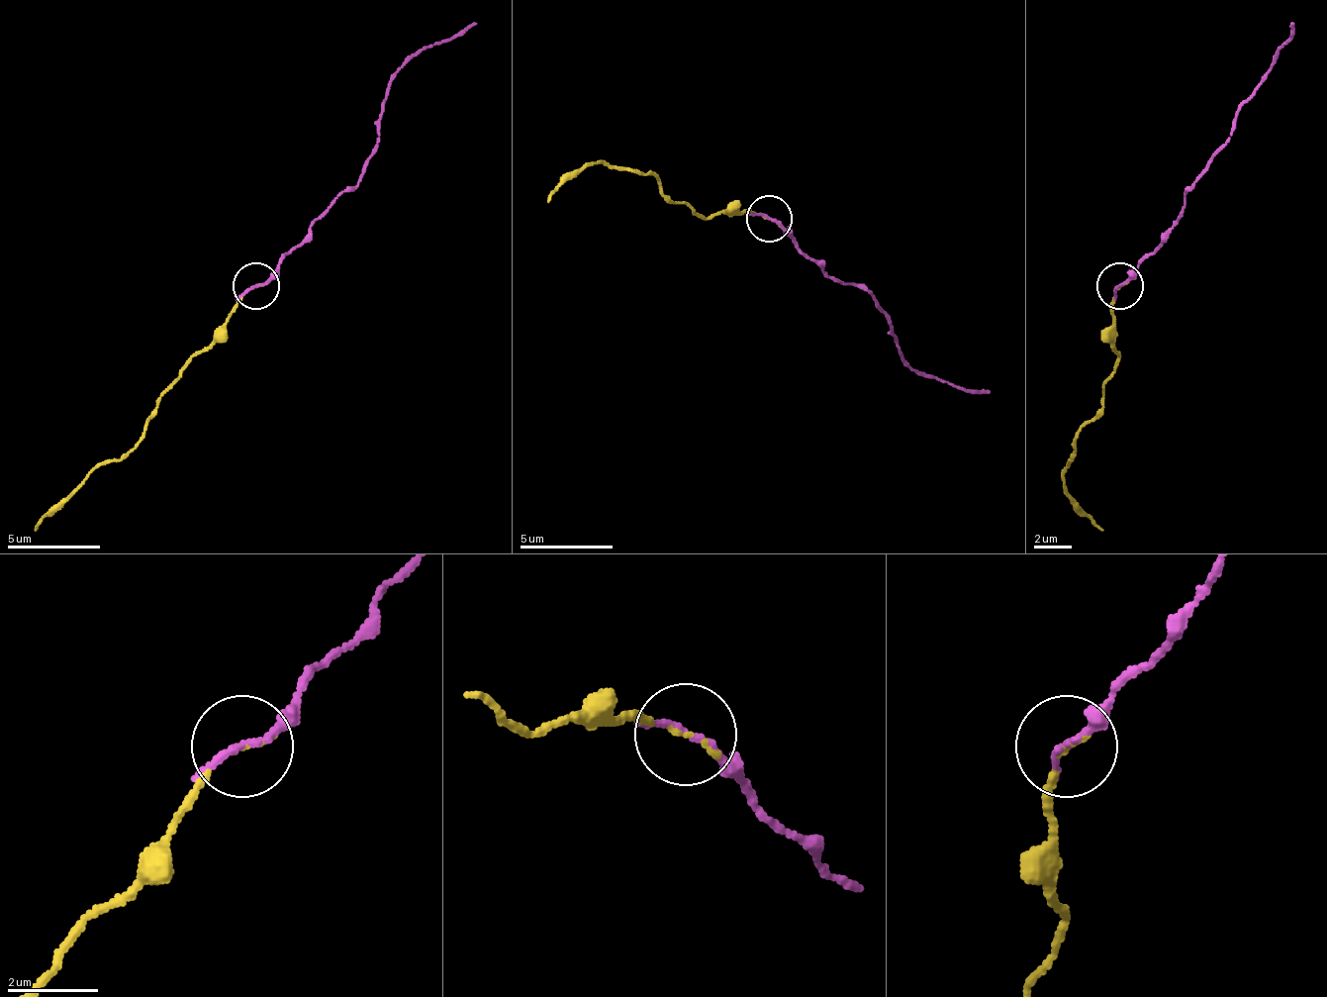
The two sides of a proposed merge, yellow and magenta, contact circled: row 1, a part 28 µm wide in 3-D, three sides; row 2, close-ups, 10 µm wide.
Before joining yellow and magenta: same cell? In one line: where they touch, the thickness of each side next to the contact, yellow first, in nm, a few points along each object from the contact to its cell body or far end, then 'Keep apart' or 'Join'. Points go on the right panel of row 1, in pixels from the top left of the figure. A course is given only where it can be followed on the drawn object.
Place: (1119, 286). Thickness 80 nm (yellow) against 140 nm. Course of yellow: (1120, 285), (1111, 304), (1116, 368), (1102, 401), (1079, 434), (1065, 471), (1065, 494), (1102, 532). Course of magenta: (1120, 285), (1177, 220), (1195, 182), (1227, 141), (1232, 118), (1270, 71), (1292, 25). Join

